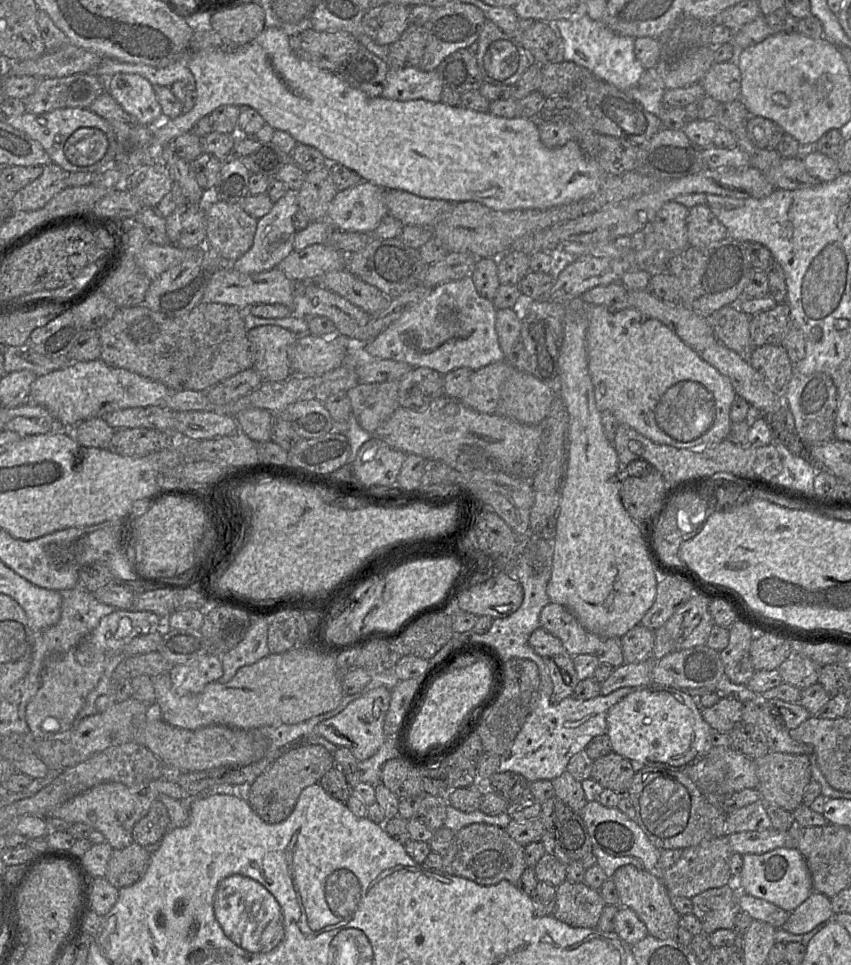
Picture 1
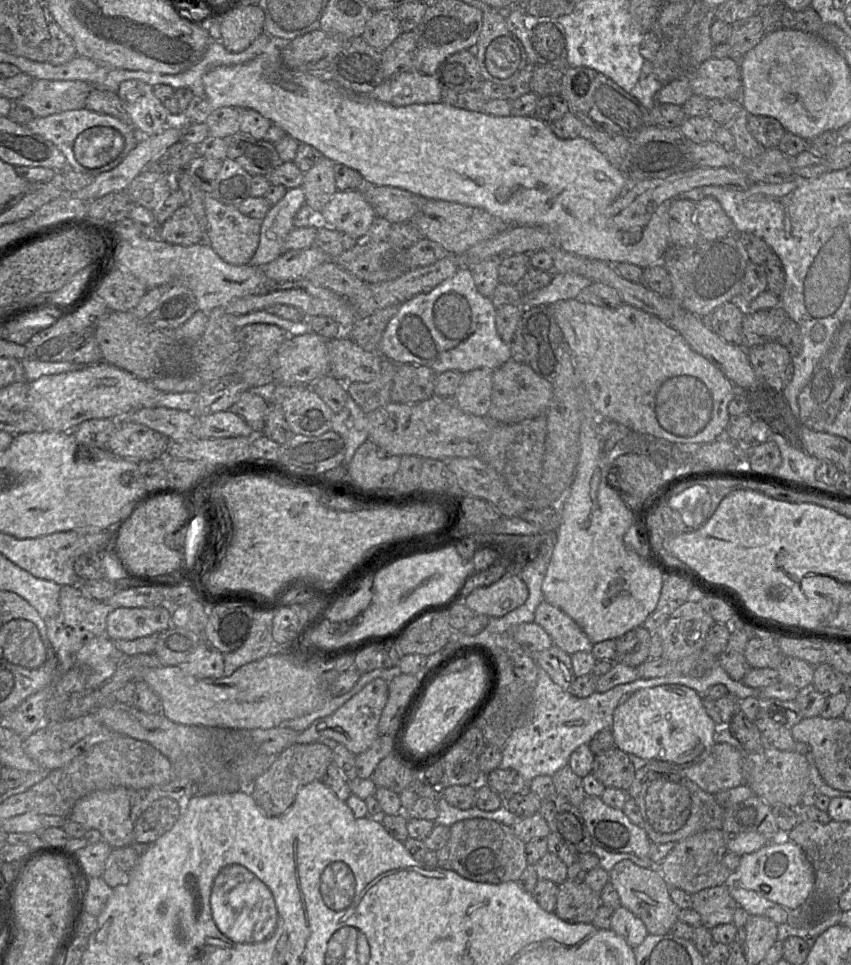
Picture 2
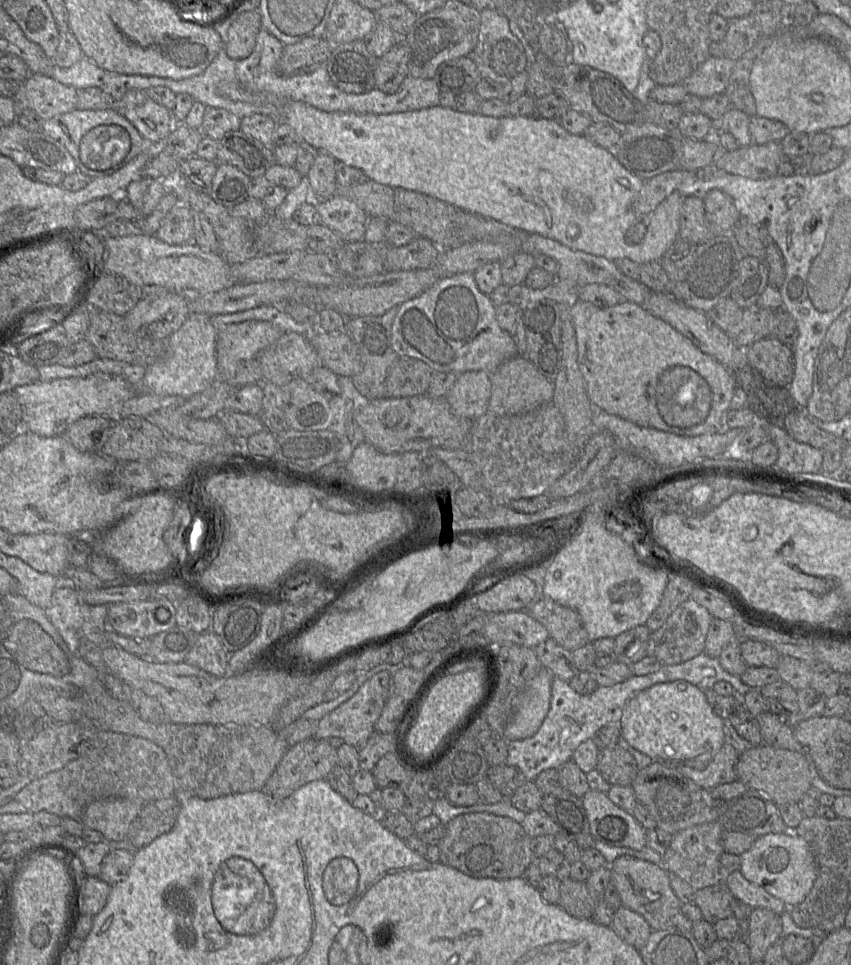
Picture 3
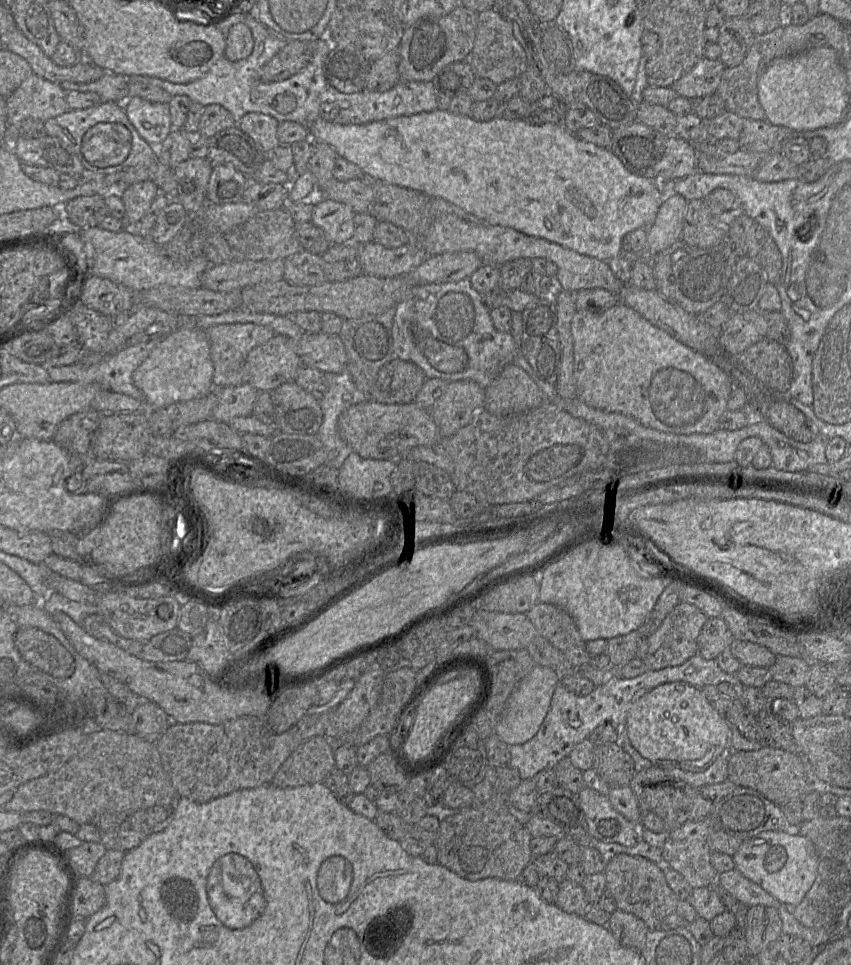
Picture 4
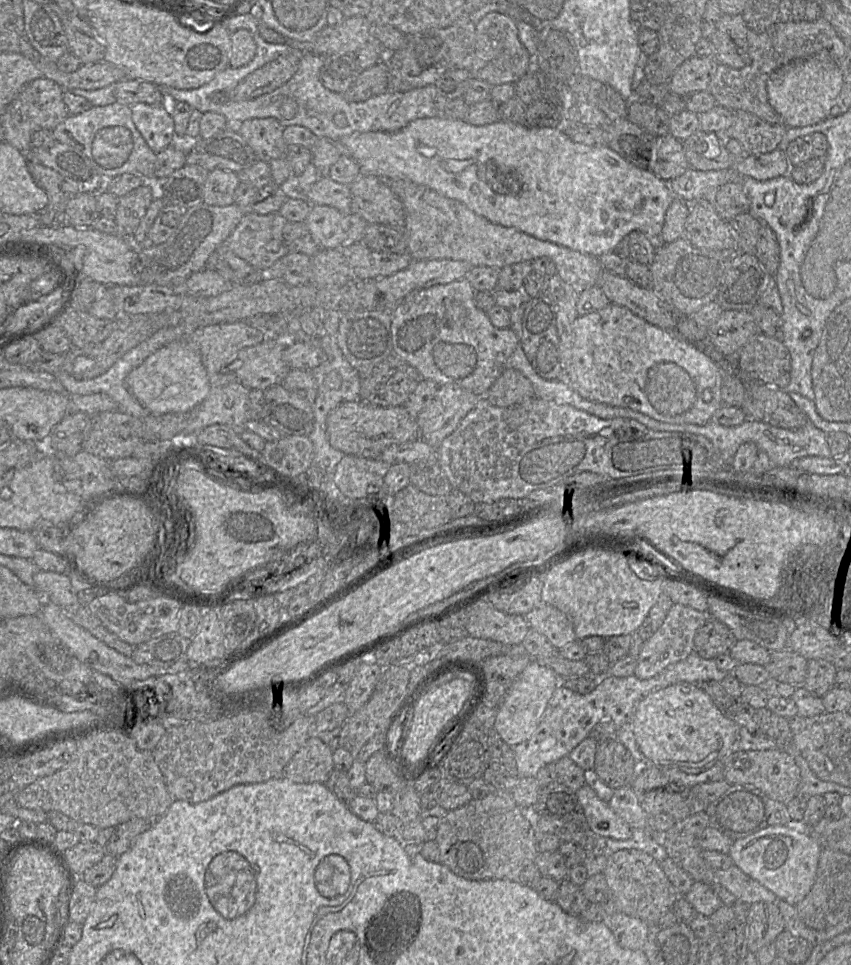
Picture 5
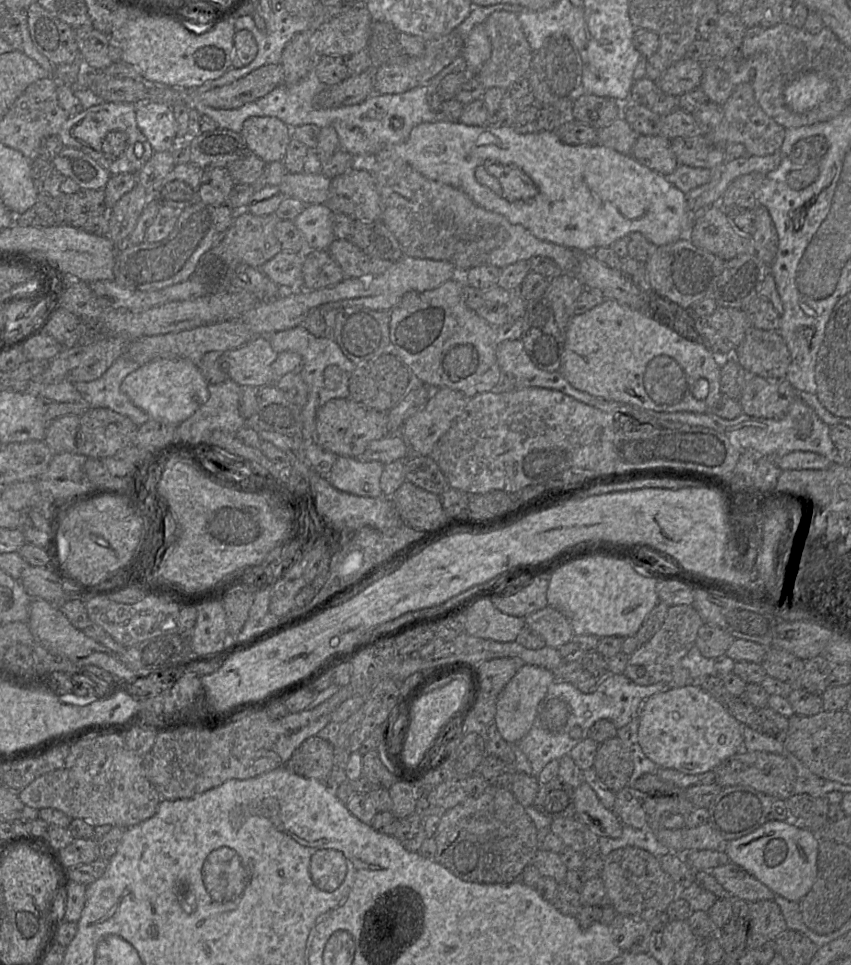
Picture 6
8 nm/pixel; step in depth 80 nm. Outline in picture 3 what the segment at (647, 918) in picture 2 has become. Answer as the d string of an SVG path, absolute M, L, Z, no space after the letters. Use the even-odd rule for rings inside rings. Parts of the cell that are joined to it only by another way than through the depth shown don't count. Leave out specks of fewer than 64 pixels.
M620 856L608 865L610 872L610 885L618 892L623 907L641 915L652 930L665 930L669 921L680 913L681 902L673 892L670 885L669 872L661 865L631 856Z

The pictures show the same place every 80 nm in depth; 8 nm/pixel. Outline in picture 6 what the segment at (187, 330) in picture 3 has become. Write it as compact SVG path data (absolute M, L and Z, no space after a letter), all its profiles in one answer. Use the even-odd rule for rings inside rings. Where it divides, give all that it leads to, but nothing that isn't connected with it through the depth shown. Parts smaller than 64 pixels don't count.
M160 358L130 373L121 391L149 416L149 419L179 425L209 399L208 382L192 361L186 358Z

